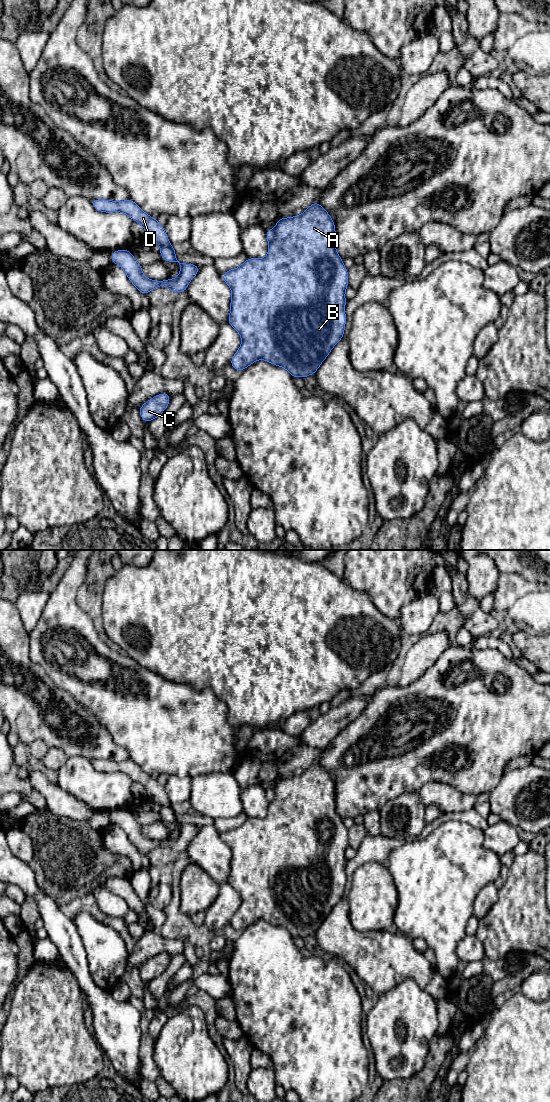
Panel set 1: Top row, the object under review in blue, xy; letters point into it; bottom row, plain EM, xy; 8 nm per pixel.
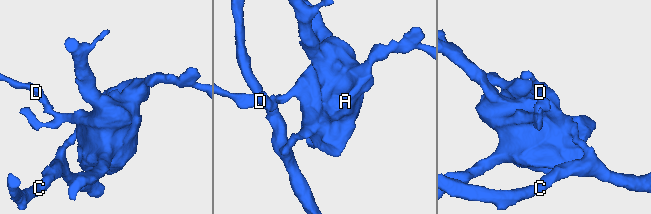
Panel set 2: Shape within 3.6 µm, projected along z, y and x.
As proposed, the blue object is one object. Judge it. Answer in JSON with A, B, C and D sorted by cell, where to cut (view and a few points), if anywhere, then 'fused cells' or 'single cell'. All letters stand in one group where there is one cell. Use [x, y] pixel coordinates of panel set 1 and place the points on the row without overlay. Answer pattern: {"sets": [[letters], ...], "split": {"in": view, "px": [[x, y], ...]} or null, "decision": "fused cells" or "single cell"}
{"sets": [["A", "B", "C"], ["D"]], "split": {"in": "xy", "px": [[170, 804], [161, 806]]}, "decision": "fused cells"}

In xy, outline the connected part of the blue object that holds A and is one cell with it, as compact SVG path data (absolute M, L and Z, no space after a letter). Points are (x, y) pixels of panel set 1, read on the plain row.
M317 761L301 775L279 777L276 786L266 791L269 806L265 818L247 818L241 826L221 835L232 851L227 882L242 899L230 921L235 930L243 931L262 919L285 928L293 938L305 938L316 933L333 907L344 897L348 828L343 825L342 818L336 811L335 798L335 783Z

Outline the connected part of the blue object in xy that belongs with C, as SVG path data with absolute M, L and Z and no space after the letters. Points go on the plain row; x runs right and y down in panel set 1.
M160 953L145 962L139 969L141 979L148 983L159 977L167 968L171 956L167 953Z

